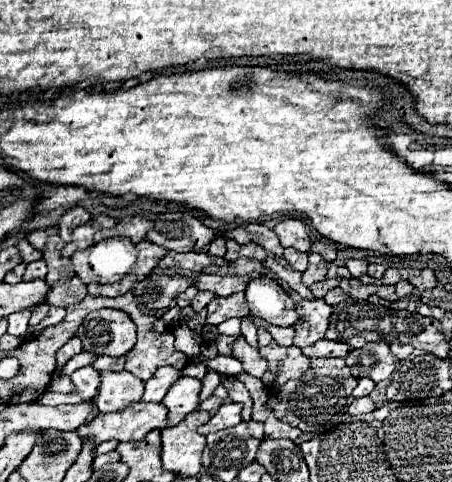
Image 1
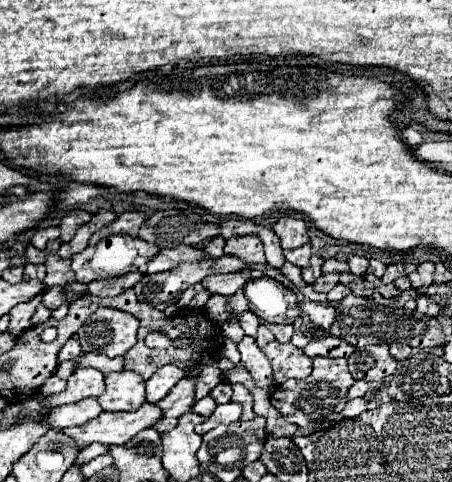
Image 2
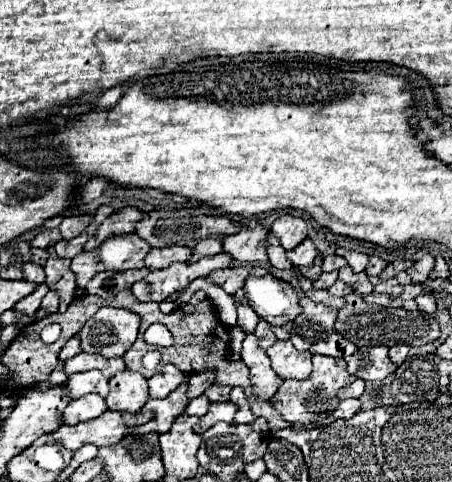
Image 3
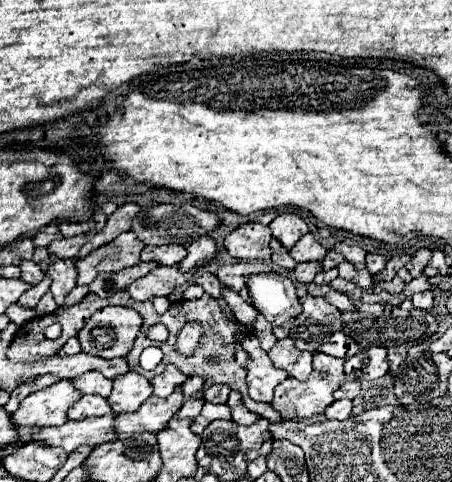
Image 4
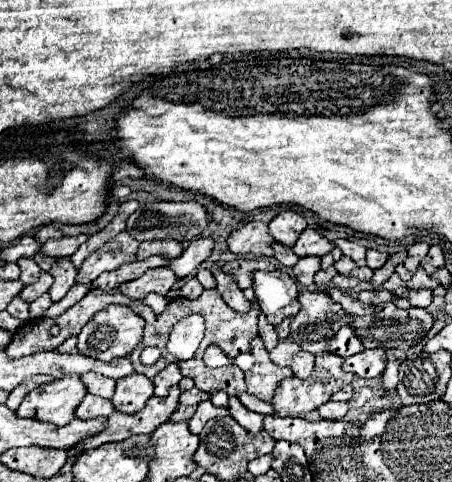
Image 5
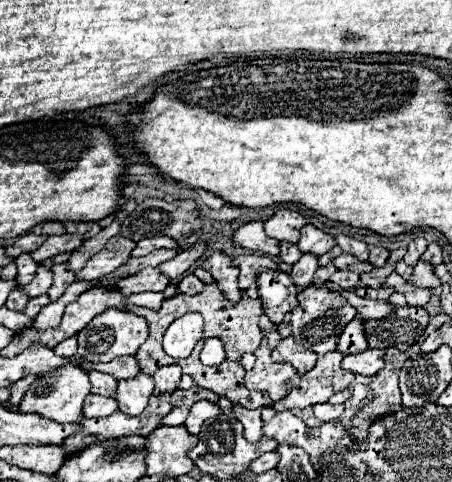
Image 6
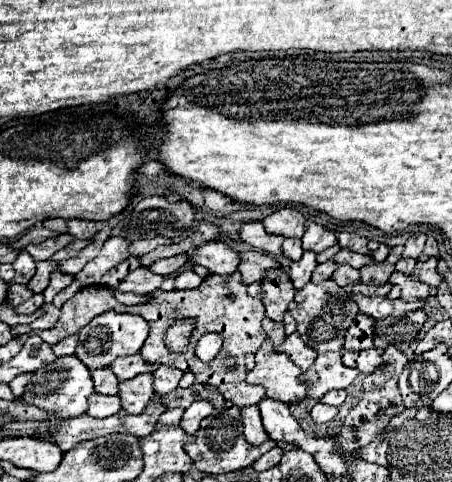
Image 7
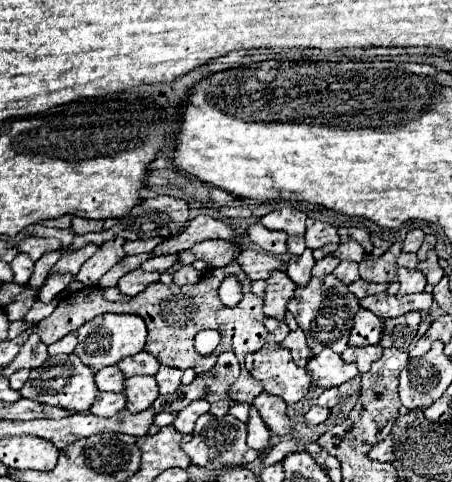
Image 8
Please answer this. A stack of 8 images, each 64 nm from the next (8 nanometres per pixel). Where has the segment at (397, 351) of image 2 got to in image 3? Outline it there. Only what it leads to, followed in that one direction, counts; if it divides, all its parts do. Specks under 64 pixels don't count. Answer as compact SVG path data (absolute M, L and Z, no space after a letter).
M396 344L389 348L388 354L393 363L400 365L406 360L409 350L410 347L408 345Z

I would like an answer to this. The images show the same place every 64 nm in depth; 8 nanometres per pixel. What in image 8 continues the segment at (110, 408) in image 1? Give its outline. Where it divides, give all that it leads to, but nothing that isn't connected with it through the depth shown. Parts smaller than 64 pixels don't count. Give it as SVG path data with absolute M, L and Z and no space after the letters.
M132 376L126 380L126 408L130 412L142 412L158 398L158 382L154 376Z

